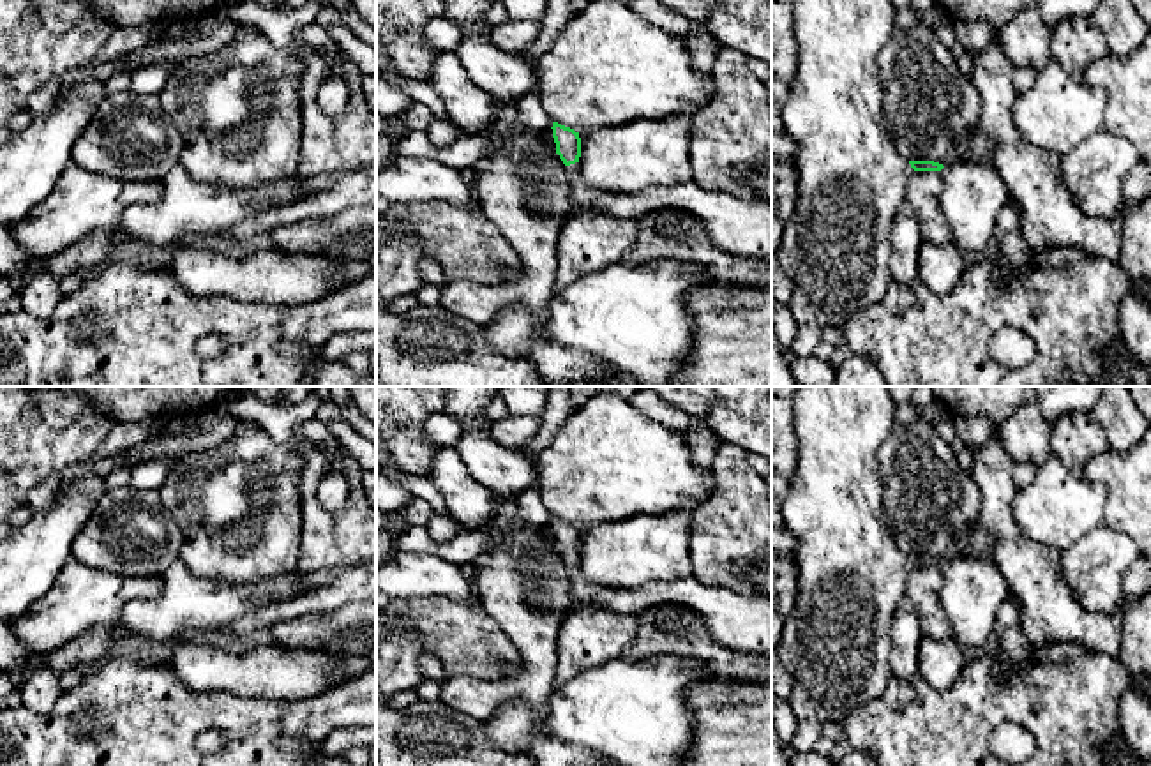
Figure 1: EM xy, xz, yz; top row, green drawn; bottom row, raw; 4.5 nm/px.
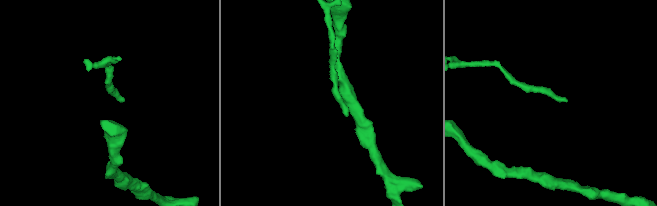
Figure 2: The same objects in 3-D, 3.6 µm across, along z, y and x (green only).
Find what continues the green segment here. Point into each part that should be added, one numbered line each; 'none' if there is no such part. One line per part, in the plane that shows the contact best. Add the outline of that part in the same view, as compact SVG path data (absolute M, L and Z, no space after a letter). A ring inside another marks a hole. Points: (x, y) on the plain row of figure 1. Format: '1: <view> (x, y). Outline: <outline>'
1: xz (742, 623). Outline: M579 558L567 561L567 572L568 611L598 605L637 616L655 605L680 605L701 614L710 635L731 651L771 660L771 595L747 597L731 588L708 586L694 575L618 588L586 579L579 570Z

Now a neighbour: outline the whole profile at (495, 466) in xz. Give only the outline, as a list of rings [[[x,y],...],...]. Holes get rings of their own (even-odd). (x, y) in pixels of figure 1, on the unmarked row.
[[[464,432],[455,450],[471,477],[494,494],[517,498],[526,489],[538,485],[535,464],[526,455],[496,443],[491,434]]]

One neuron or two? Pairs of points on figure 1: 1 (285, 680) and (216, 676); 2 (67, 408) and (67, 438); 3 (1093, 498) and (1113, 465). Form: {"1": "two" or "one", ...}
{"1": "one", "2": "two", "3": "two"}

